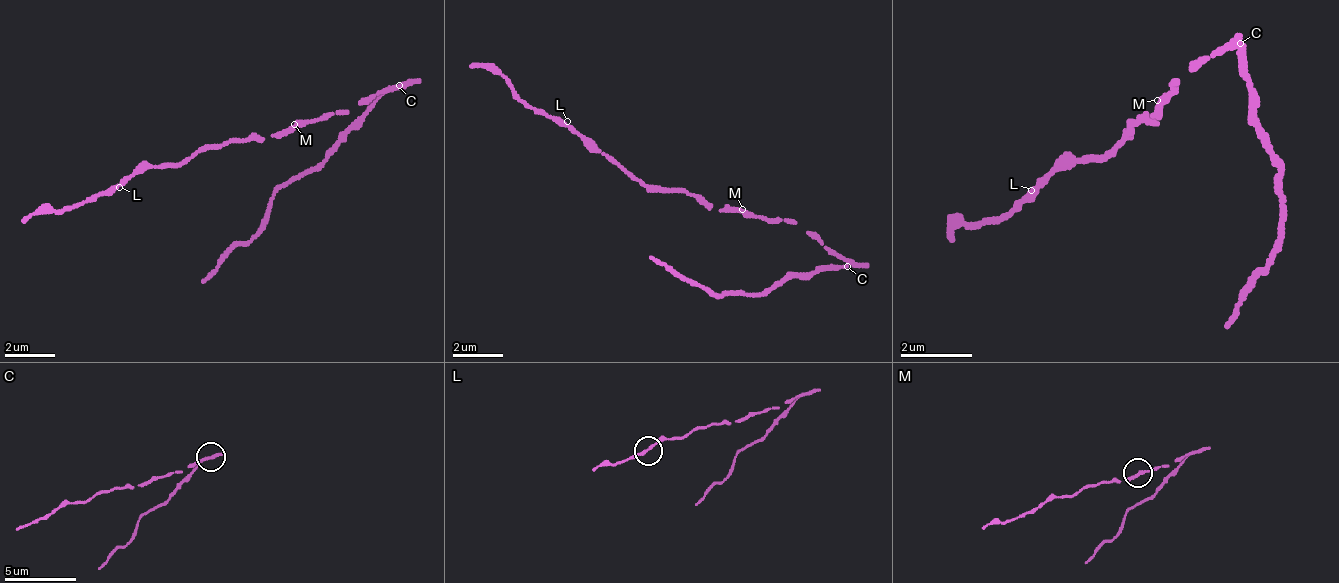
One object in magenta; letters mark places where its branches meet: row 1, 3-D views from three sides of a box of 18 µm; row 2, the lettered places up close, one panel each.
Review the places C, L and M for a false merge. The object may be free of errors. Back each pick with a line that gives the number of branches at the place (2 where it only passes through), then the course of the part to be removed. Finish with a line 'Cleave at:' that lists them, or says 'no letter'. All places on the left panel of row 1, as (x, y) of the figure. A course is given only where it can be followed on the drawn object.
C: Branches: 2. Course of the part to remove: (400, 87), (313, 168), (275, 193), (263, 224), (200, 281)
Cleave at: C

